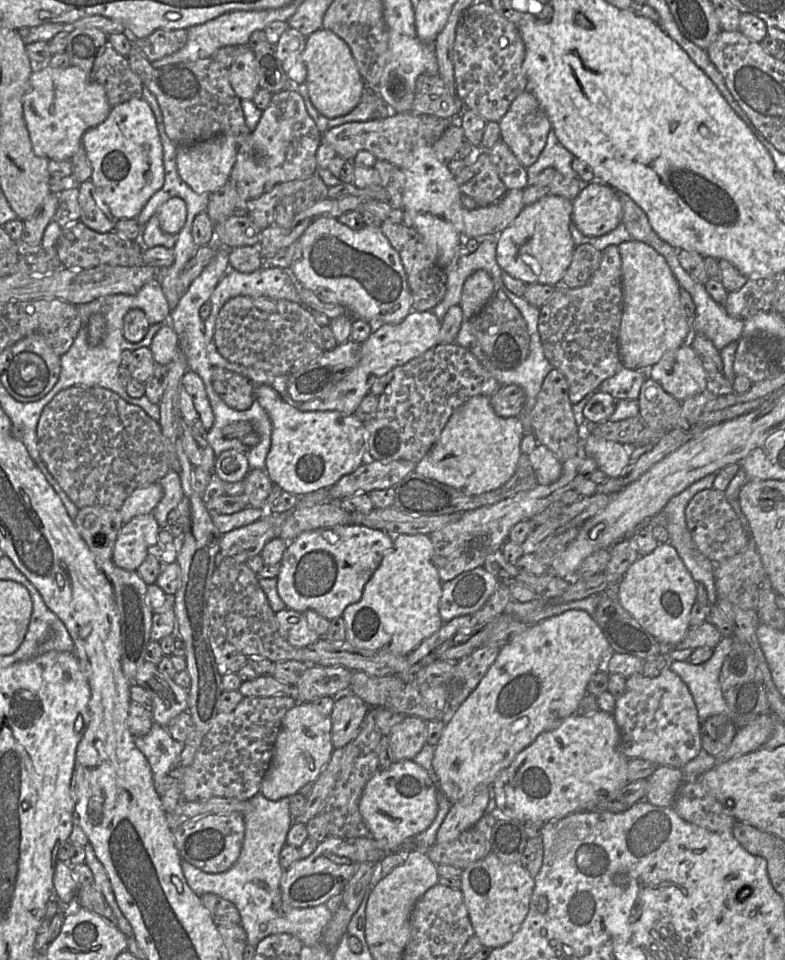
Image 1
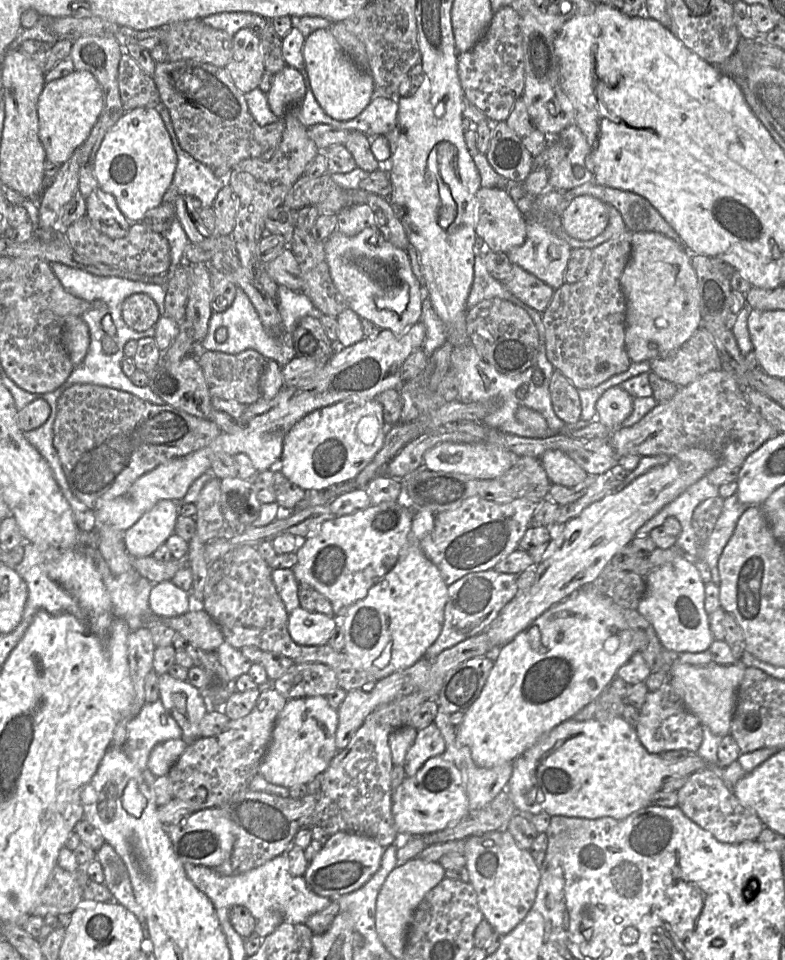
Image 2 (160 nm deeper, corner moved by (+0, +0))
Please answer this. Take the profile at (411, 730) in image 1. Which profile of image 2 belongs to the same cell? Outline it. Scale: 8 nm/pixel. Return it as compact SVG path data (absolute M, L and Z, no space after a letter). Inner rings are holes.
M434 723L418 730L416 739L408 749L403 764L407 777L414 776L429 758L441 756L444 751L444 738Z

